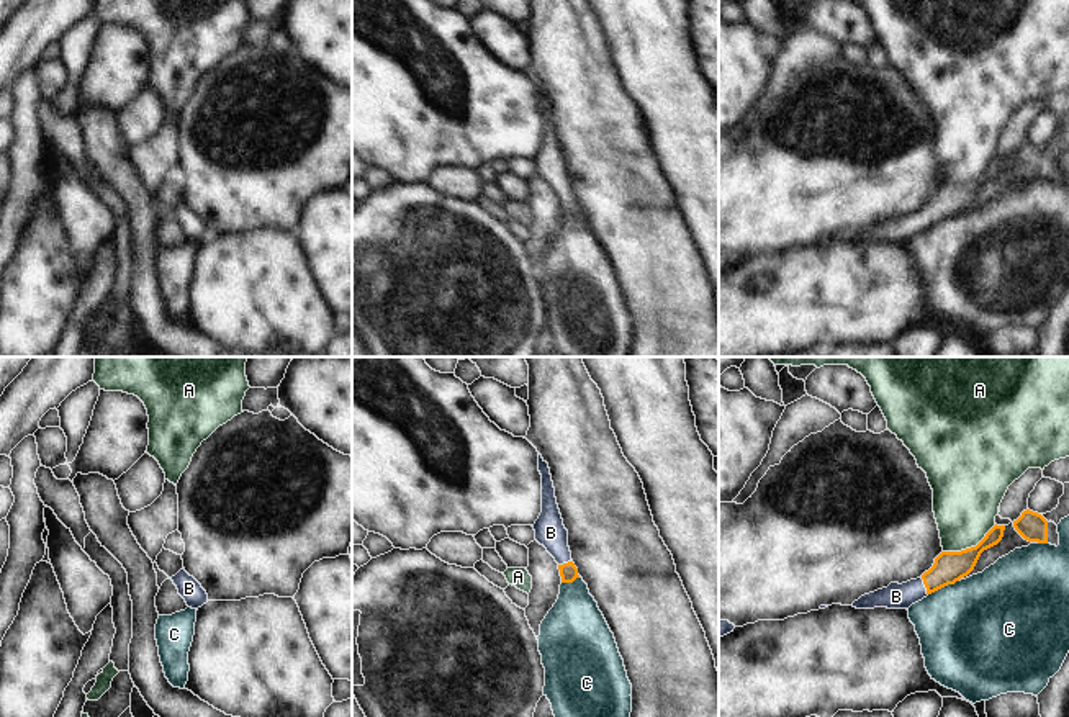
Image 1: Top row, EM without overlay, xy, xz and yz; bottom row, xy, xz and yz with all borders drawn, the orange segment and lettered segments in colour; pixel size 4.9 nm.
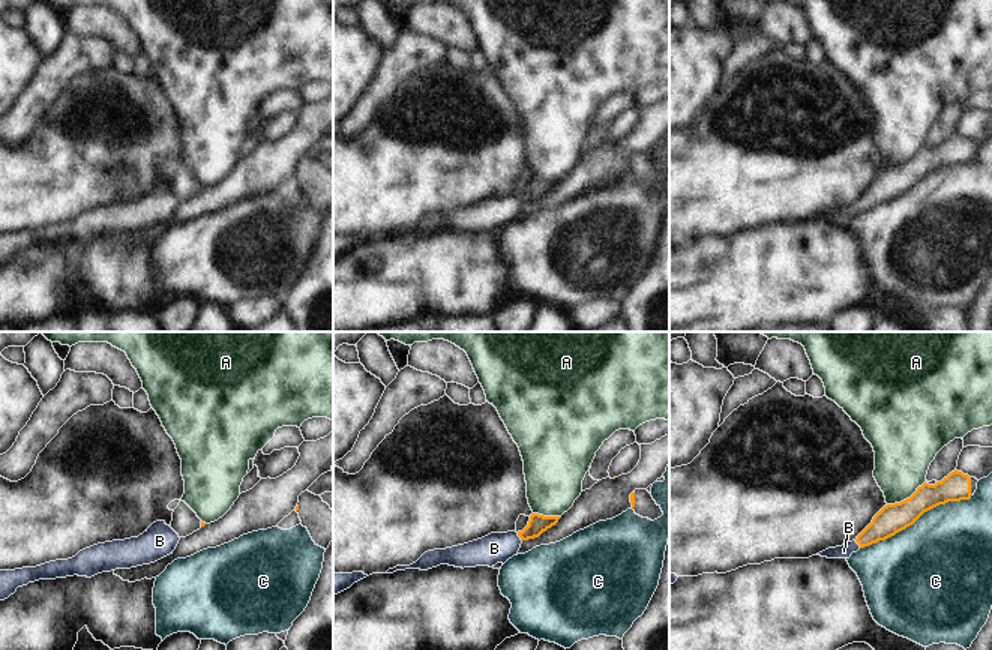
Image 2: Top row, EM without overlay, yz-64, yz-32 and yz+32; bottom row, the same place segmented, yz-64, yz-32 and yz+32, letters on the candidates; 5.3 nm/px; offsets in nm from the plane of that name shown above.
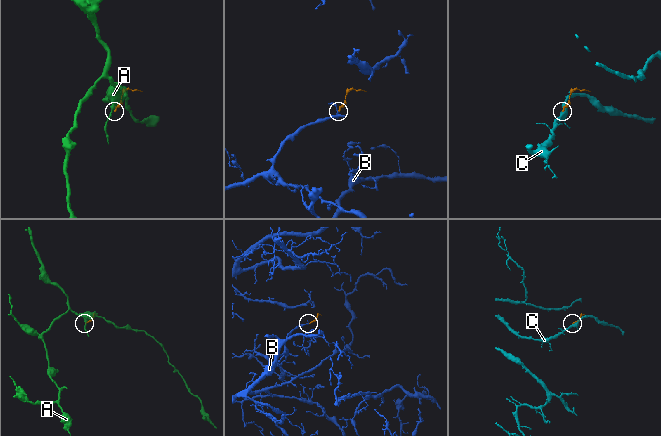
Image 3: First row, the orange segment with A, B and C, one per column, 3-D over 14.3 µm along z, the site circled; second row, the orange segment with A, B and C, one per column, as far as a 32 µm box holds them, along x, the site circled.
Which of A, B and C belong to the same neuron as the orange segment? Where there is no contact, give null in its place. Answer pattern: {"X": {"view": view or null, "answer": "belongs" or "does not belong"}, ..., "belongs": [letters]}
{"A": {"view": "yz", "answer": "does not belong"}, "B": {"view": "yz", "answer": "belongs"}, "C": {"view": "yz", "answer": "does not belong"}, "belongs": ["B"]}

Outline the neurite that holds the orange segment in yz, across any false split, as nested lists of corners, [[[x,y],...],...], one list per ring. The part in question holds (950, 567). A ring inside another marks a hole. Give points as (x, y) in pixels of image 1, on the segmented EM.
[[[995,524],[976,547],[961,552],[941,552],[935,558],[933,566],[920,578],[902,584],[891,583],[887,588],[861,596],[851,606],[856,609],[887,607],[909,611],[912,604],[928,594],[968,576],[974,570],[981,553],[1002,540],[1004,530],[1005,525]]]

